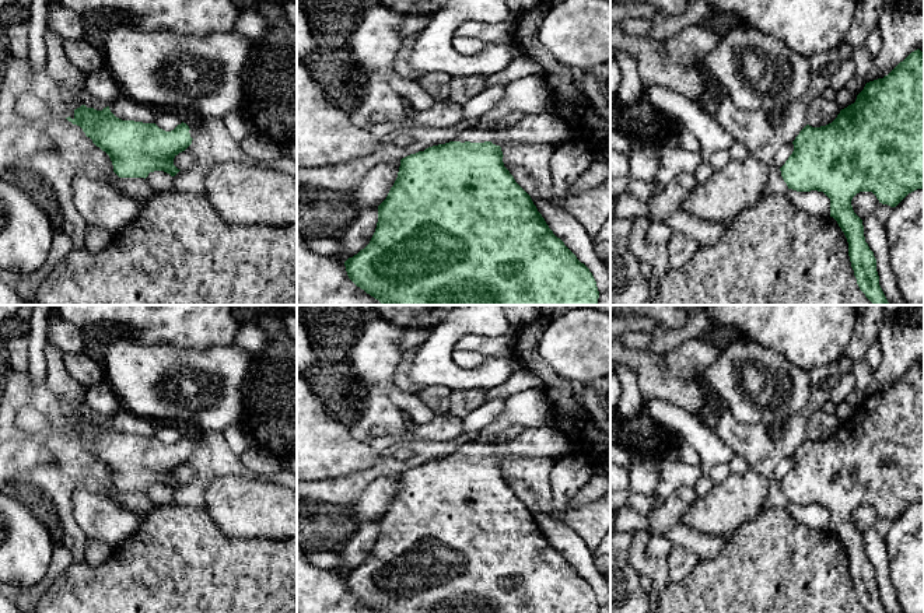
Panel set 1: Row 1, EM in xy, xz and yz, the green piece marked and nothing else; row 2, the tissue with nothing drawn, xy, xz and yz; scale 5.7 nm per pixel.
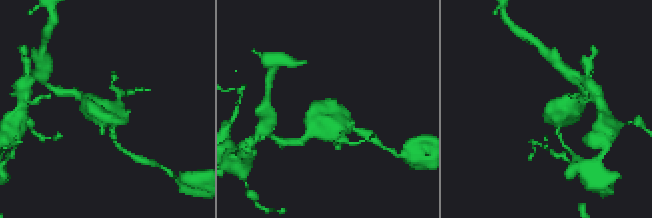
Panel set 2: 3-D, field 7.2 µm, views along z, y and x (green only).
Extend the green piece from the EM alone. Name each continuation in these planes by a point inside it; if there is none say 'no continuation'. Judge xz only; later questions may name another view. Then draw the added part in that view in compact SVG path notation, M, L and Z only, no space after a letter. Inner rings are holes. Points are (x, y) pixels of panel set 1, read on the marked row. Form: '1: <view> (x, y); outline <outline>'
1: xz (532, 129); outline M552 113L524 115L515 125L507 129L466 129L458 133L455 141L484 143L491 141L496 146L507 143L539 144L550 143L560 146L573 140L573 132L567 123Z

